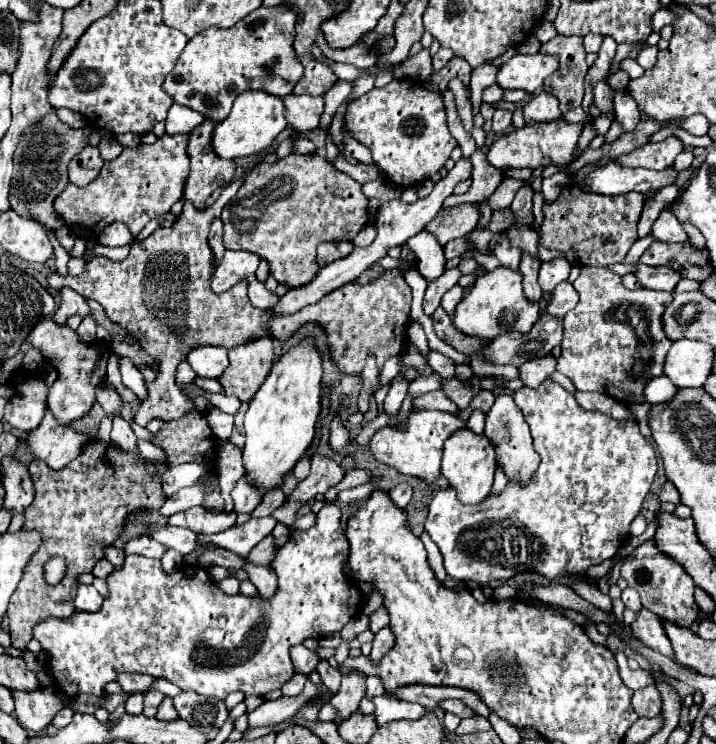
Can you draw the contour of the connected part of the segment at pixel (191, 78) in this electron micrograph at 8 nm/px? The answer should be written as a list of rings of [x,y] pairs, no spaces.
[[[259,7],[229,29],[209,27],[189,39],[175,69],[165,79],[165,91],[175,103],[199,111],[209,121],[223,121],[235,97],[247,89],[259,89],[277,97],[293,93],[303,65],[293,49],[295,11],[287,7]]]

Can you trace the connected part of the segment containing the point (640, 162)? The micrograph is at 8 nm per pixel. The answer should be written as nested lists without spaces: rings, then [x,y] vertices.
[[[669,137],[661,143],[647,143],[645,147],[639,147],[633,153],[615,159],[615,163],[623,167],[645,167],[645,169],[661,171],[661,169],[669,169],[681,151],[683,151],[683,143],[675,137]]]

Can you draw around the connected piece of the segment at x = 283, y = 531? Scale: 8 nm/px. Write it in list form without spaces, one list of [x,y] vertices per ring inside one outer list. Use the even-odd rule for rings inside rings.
[[[277,523],[272,531],[275,548],[283,546],[289,538],[290,530],[282,523]]]

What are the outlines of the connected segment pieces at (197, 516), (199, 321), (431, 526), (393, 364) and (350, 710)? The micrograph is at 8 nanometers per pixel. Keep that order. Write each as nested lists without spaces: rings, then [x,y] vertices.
[[[191,507],[187,511],[175,513],[173,517],[169,517],[169,525],[181,525],[187,527],[195,533],[203,533],[203,535],[215,535],[221,533],[225,529],[229,529],[235,523],[237,515],[231,511],[223,511],[223,513],[209,513],[201,507]]]
[[[255,165],[247,167],[239,179],[227,185],[207,211],[197,211],[183,199],[183,213],[179,215],[177,225],[171,229],[155,229],[147,239],[135,241],[127,259],[111,261],[95,257],[77,277],[67,275],[62,278],[53,272],[47,279],[54,289],[71,287],[79,295],[97,301],[113,323],[125,327],[141,343],[141,347],[159,361],[161,373],[153,381],[145,381],[147,399],[143,399],[133,411],[133,421],[143,427],[151,419],[181,419],[195,407],[193,401],[175,385],[175,367],[191,349],[199,345],[221,345],[227,349],[245,345],[251,335],[265,335],[265,325],[273,319],[269,309],[263,311],[251,305],[245,283],[237,283],[221,295],[209,289],[209,275],[213,271],[213,253],[207,245],[209,225],[221,215],[225,203],[235,197],[245,175],[253,167]]]
[[[545,379],[537,389],[519,389],[513,393],[513,399],[517,403],[517,407],[523,411],[525,415],[525,421],[529,423],[531,427],[531,435],[533,435],[533,443],[535,443],[535,451],[541,455],[541,463],[539,463],[539,469],[537,473],[533,475],[533,481],[527,485],[527,487],[519,487],[519,485],[507,485],[503,495],[499,497],[487,497],[481,505],[463,505],[455,491],[453,489],[445,489],[445,491],[439,491],[431,505],[429,505],[429,515],[425,519],[425,531],[427,535],[433,539],[433,543],[439,547],[441,555],[443,555],[443,563],[445,563],[445,569],[451,577],[459,579],[459,581],[475,581],[483,587],[487,587],[487,581],[491,579],[509,579],[513,575],[519,575],[519,573],[527,573],[527,571],[533,571],[533,573],[539,573],[547,579],[555,579],[555,577],[563,577],[563,575],[583,575],[591,565],[599,565],[603,563],[605,559],[611,559],[617,555],[619,547],[627,541],[629,537],[629,525],[631,521],[637,517],[639,509],[641,509],[641,503],[645,499],[645,495],[649,493],[651,489],[651,483],[653,483],[653,477],[657,473],[657,457],[655,457],[655,449],[651,447],[651,443],[641,435],[639,431],[639,425],[635,421],[617,421],[609,415],[603,415],[603,413],[597,413],[597,411],[585,411],[577,405],[575,397],[565,391],[559,383],[551,381],[551,379]]]
[[[397,355],[397,357],[389,357],[389,359],[385,361],[383,371],[381,371],[381,385],[377,385],[377,389],[381,389],[383,385],[387,385],[389,381],[393,381],[393,377],[395,377],[399,371],[401,371],[401,357],[399,357],[399,355]]]
[[[359,673],[345,675],[339,693],[331,699],[331,705],[337,711],[337,719],[341,721],[349,719],[359,709],[363,697],[365,697],[365,677]]]

